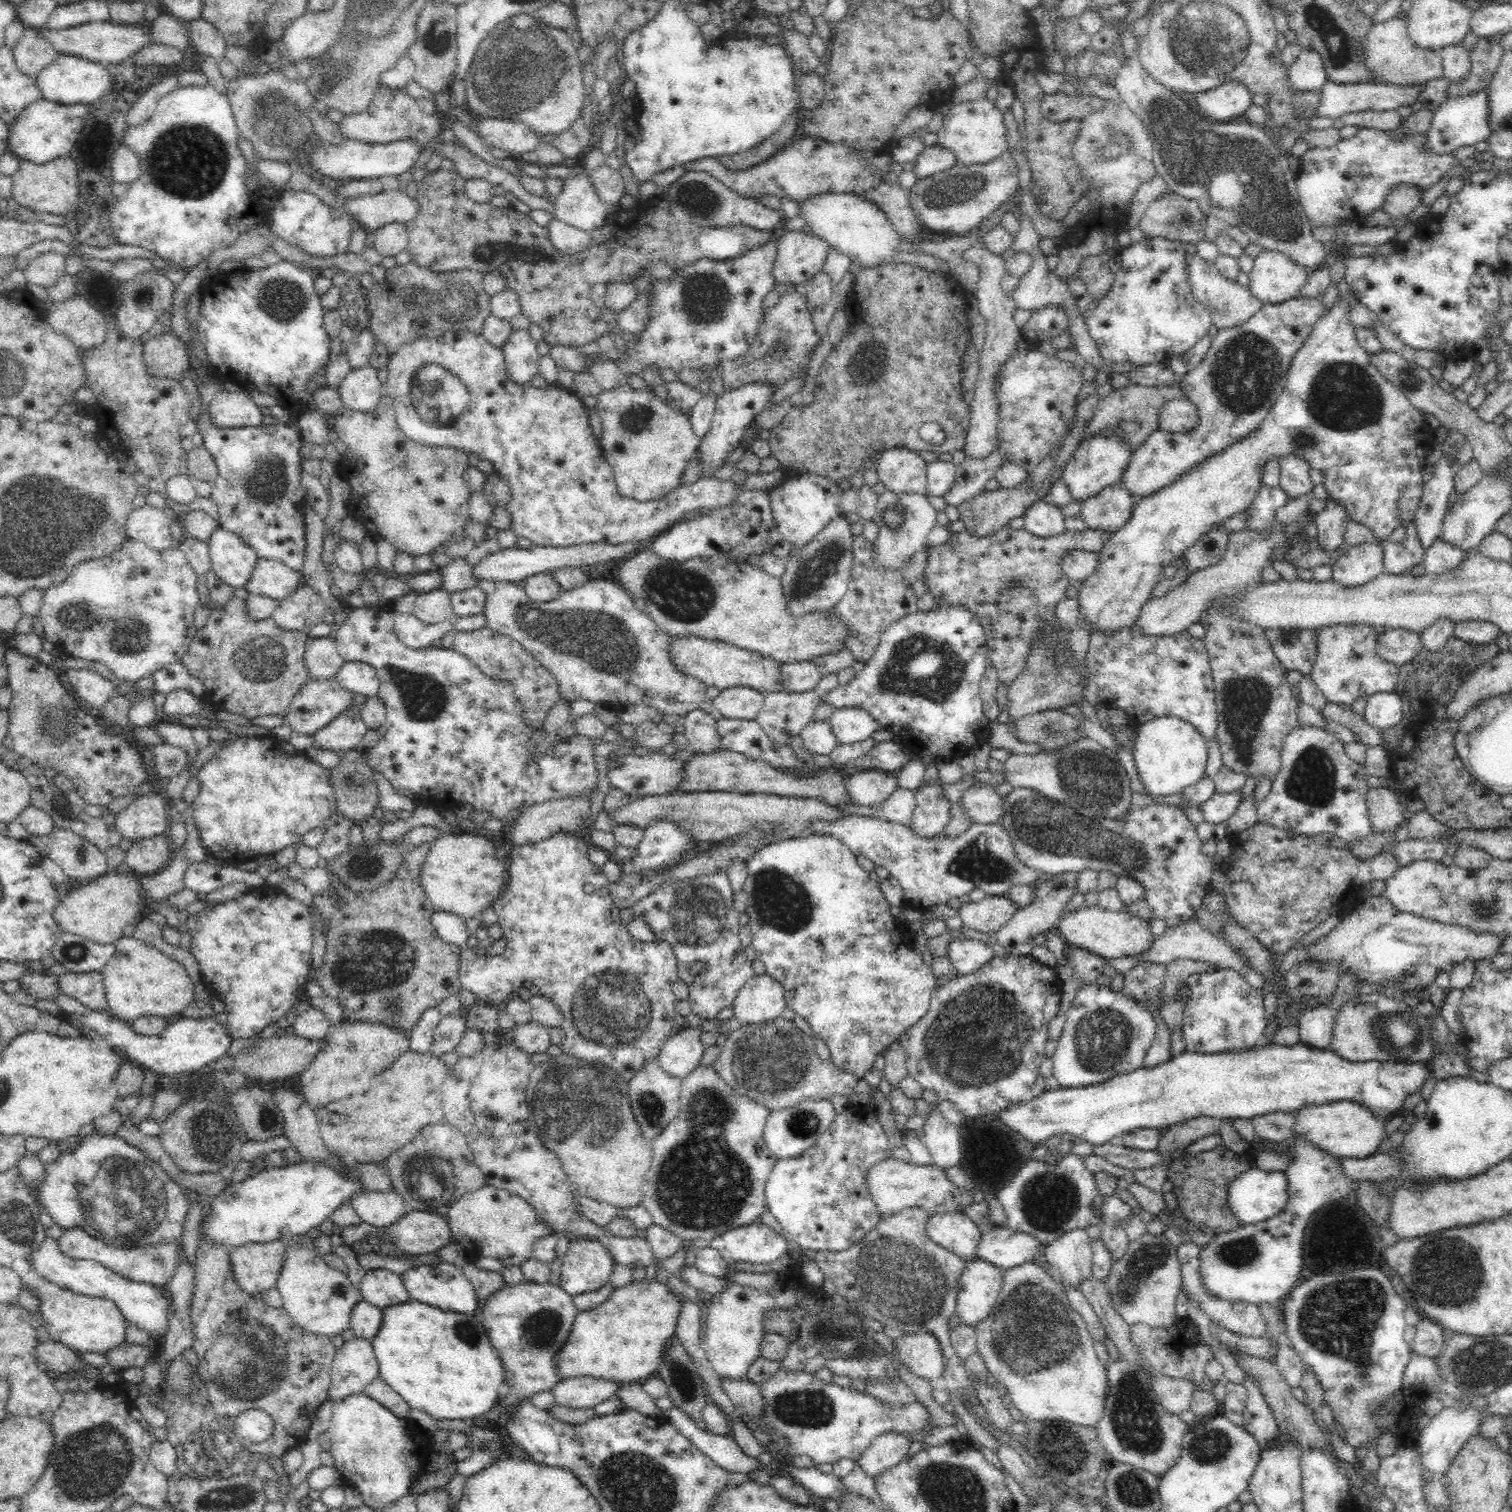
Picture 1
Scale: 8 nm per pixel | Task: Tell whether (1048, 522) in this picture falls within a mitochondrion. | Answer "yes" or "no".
no

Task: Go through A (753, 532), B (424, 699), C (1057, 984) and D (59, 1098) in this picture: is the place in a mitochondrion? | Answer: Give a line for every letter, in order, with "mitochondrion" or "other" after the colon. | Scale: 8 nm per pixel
A: other
B: mitochondrion
C: other
D: other

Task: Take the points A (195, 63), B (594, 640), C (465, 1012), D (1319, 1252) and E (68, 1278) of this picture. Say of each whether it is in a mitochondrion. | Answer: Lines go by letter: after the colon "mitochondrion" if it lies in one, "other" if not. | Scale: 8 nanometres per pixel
A: other
B: mitochondrion
C: other
D: other
E: other

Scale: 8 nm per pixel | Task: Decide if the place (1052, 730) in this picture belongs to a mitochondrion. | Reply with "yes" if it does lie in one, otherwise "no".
yes

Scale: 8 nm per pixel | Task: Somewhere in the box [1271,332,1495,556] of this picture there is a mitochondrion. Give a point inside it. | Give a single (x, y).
(1344, 396)

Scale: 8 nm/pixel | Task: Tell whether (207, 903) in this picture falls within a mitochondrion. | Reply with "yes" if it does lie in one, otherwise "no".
no

